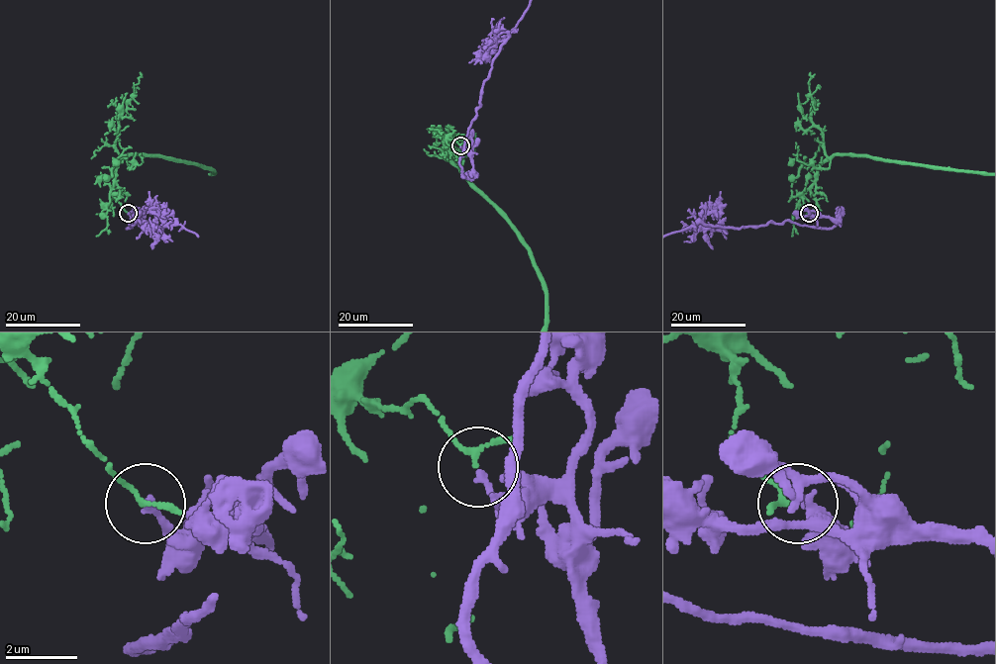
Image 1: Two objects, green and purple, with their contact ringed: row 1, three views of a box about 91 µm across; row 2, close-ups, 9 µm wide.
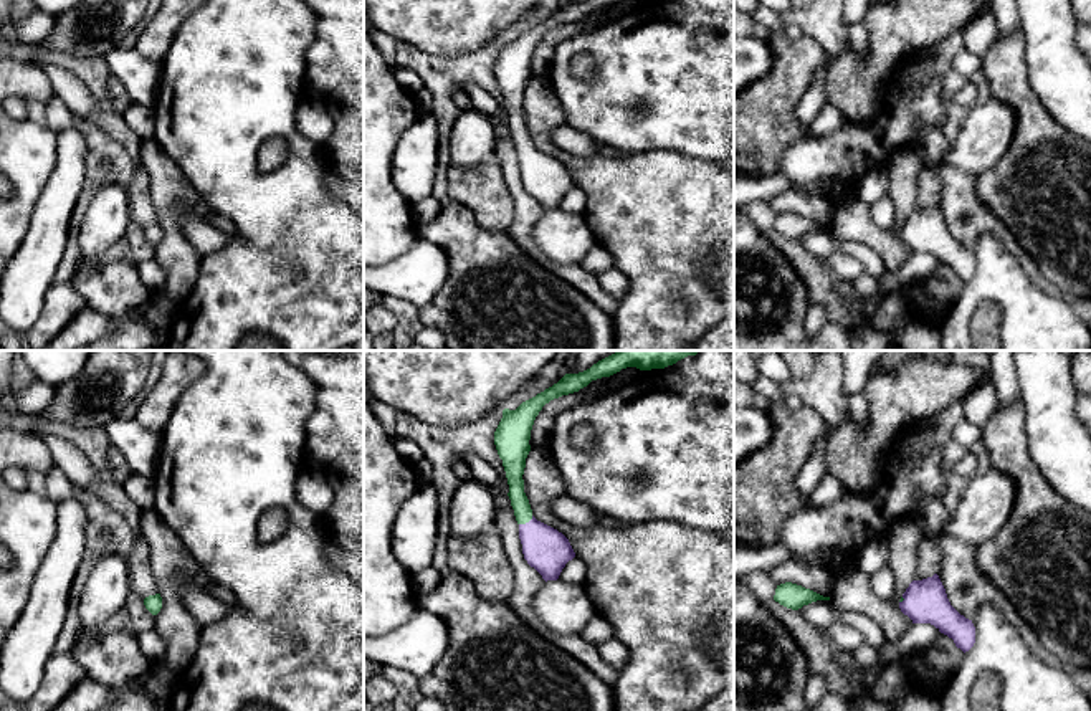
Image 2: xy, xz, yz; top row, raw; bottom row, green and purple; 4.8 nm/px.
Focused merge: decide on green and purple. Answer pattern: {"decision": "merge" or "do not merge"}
{"decision": "do not merge"}

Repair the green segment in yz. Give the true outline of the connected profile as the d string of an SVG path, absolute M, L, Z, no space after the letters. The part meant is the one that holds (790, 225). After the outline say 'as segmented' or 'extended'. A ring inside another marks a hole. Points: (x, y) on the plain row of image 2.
M785 212L785 213L777 215L774 230L787 238L798 240L803 235L808 235L817 230L830 230L830 227L823 227L802 215Z | as segmented

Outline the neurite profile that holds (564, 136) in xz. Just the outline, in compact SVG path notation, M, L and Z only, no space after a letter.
M560 122L552 132L550 141L565 152L577 157L593 157L598 152L592 137L574 129L567 122Z

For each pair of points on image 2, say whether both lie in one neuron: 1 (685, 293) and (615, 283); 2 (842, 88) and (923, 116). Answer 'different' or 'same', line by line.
1: different
2: different

